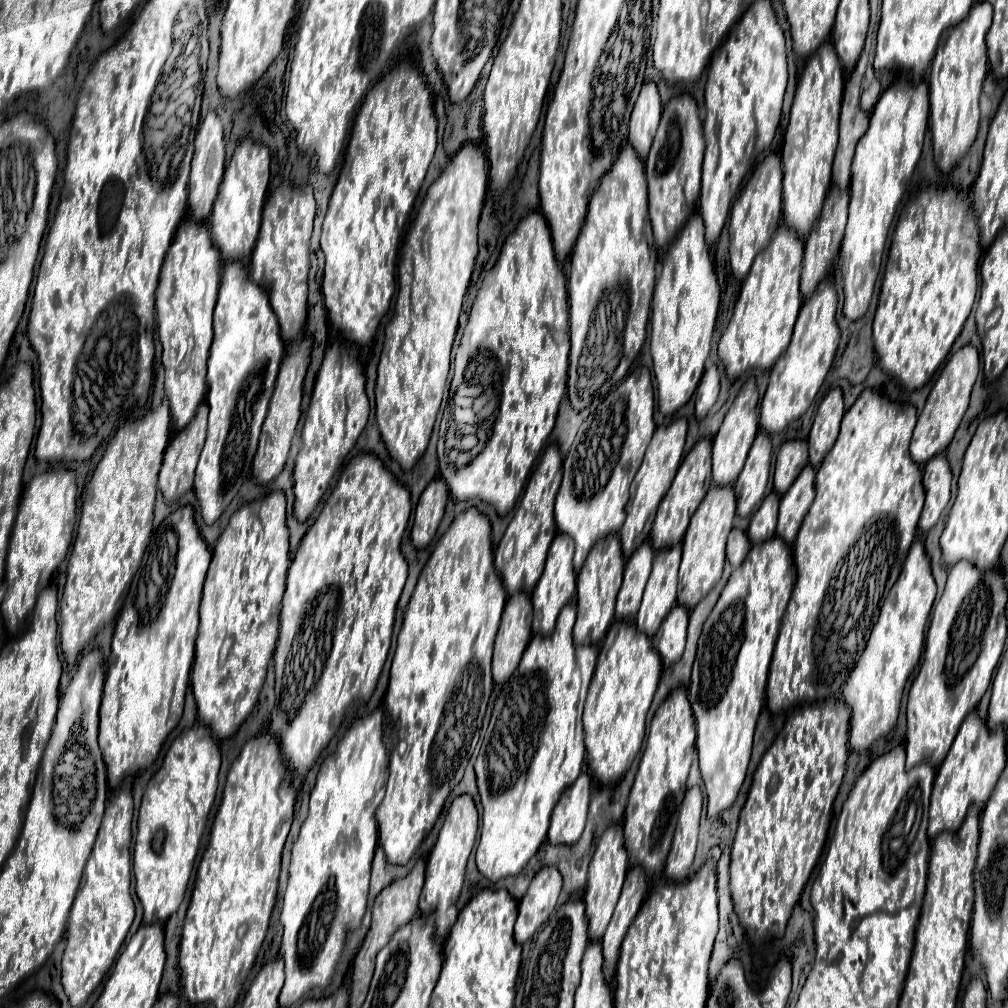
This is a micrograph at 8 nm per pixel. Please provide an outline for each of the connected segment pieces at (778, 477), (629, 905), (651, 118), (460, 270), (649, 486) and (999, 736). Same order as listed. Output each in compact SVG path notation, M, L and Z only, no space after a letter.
M804 440L784 442L778 456L776 456L774 490L778 494L784 494L806 464L808 464L808 444Z
M630 868L624 888L622 888L622 896L618 900L618 906L614 910L614 916L610 920L610 926L602 938L602 948L604 948L604 974L606 980L612 982L616 976L616 964L618 964L618 954L620 954L620 946L622 940L632 924L632 920L636 918L644 894L646 894L648 882L646 882L646 874L642 868Z
M648 82L642 86L640 96L634 104L632 116L630 116L630 134L628 134L628 142L634 146L636 154L646 160L658 122L660 122L660 114L662 114L662 102L660 102L660 94L654 82Z
M468 142L458 154L450 160L440 178L430 186L420 212L408 230L406 242L402 246L402 260L398 266L398 300L396 312L390 324L386 326L384 350L378 364L378 382L376 382L376 422L382 434L382 440L390 456L404 468L412 470L420 456L426 452L436 414L442 402L442 392L446 386L450 370L450 350L454 334L458 328L462 302L470 276L474 270L474 260L478 254L478 220L484 206L488 189L488 164L482 150Z
M680 418L676 422L672 422L670 426L658 426L656 432L654 432L654 438L646 450L646 456L644 456L644 462L634 478L634 484L636 484L636 490L634 490L634 496L632 500L628 502L626 506L626 522L620 530L620 542L622 542L622 552L626 558L632 556L634 548L636 548L636 536L644 530L646 522L650 516L656 514L656 508L658 504L662 502L664 494L668 492L674 476L676 476L676 470L680 466L680 460L682 460L682 454L684 454L684 442L686 442L686 420Z
M970 712L966 720L962 722L958 736L944 758L940 770L934 780L934 790L930 798L930 824L928 824L928 836L936 838L944 830L956 830L964 822L964 816L972 804L984 806L988 802L988 796L992 794L992 788L996 786L996 780L1000 778L1000 772L1006 766L1006 732L1004 728L998 728L996 732L990 732L982 720L978 720L976 712Z

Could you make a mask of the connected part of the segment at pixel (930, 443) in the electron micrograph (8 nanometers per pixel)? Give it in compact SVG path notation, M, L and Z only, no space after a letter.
M964 346L958 352L954 352L952 358L942 368L942 372L940 372L940 376L938 376L938 380L926 400L926 406L918 418L914 436L912 436L910 454L916 464L926 464L932 456L944 452L948 448L948 444L952 442L954 432L958 430L962 416L968 408L970 392L976 382L978 370L980 370L980 358L978 358L978 350L974 346Z

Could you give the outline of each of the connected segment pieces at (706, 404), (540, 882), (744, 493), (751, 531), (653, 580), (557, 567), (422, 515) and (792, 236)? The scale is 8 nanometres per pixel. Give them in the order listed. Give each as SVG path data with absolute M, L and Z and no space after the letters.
M710 366L704 372L700 386L696 390L696 418L698 420L702 420L714 406L714 402L718 398L718 390L720 390L720 374L718 374L716 366Z
M544 868L530 882L526 896L518 906L518 922L514 928L514 938L518 944L524 944L534 936L534 932L548 920L554 912L558 896L562 890L562 876L558 868Z
M758 432L744 470L740 472L738 480L734 482L734 492L738 498L738 516L748 516L764 498L764 490L770 478L770 458L772 458L772 444L766 432Z
M770 492L762 506L756 510L756 514L750 520L748 528L748 538L752 544L764 542L776 534L776 522L778 522L778 506L780 506L780 496L776 492Z
M682 546L658 550L654 556L654 568L644 590L642 606L636 618L636 626L646 636L654 636L660 628L664 616L676 604L676 584L678 584L678 566L680 566Z
M556 534L556 538L552 540L552 546L548 550L546 568L544 568L544 572L542 572L536 588L532 592L532 604L534 604L532 632L534 634L548 636L548 632L552 632L552 628L556 626L556 618L558 618L560 610L564 608L564 604L568 604L568 600L576 592L576 572L572 568L572 556L574 556L572 538L568 534Z
M442 478L432 480L422 492L416 512L414 512L414 524L412 524L412 534L410 534L414 548L422 550L430 544L444 516L446 502L448 502L446 482Z
M780 226L774 232L768 248L764 248L756 256L750 274L742 284L732 320L728 322L718 346L718 356L724 362L730 380L736 380L748 368L770 370L772 364L786 352L792 338L794 322L802 306L800 296L802 256L804 244L798 238L798 234L792 232L792 228L788 226Z

